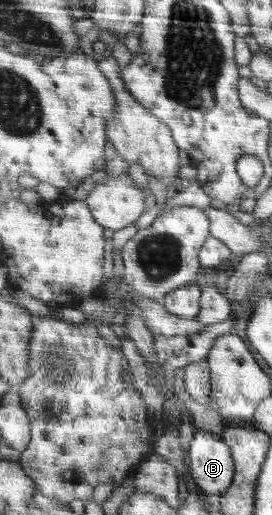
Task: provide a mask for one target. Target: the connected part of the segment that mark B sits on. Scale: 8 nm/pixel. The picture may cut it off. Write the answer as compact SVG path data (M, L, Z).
M199 430L192 444L193 480L207 493L219 497L235 482L235 456L227 440L216 433Z

